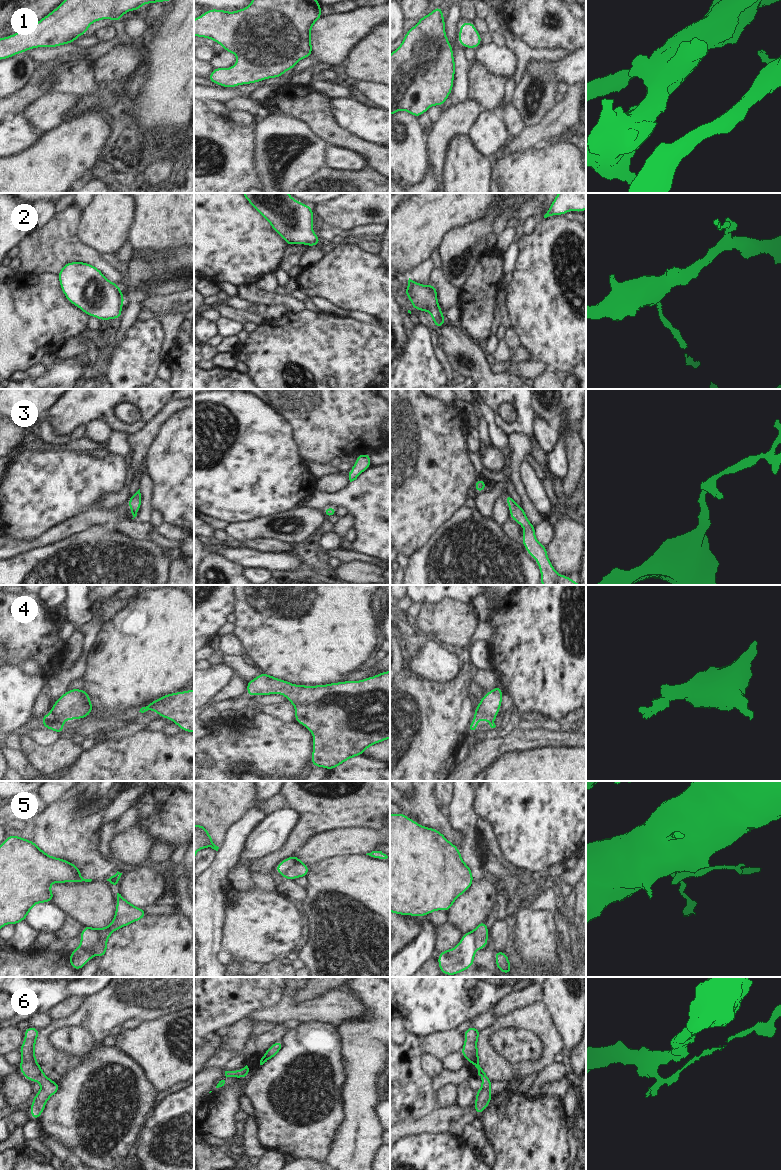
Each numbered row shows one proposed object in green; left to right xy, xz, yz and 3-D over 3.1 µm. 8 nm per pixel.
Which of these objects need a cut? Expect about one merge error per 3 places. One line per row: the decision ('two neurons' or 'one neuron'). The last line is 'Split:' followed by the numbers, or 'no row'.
1: one neuron
2: one neuron
3: one neuron
4: one neuron
5: two neurons
6: one neuron
Split: 5

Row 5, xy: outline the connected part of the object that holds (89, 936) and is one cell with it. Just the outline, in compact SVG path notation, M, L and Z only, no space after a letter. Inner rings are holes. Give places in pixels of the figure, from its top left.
M84 926L80 934L80 939L84 947L91 947L93 949L92 957L99 955L101 959L104 958L107 952L107 941L104 943L100 941L100 935L97 929Z

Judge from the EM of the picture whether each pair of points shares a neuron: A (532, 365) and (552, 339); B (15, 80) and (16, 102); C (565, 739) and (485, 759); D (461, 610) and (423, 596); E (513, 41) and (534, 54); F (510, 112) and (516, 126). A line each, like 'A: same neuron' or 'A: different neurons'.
A: different neurons
B: different neurons
C: same neuron
D: different neurons
E: same neuron
F: same neuron

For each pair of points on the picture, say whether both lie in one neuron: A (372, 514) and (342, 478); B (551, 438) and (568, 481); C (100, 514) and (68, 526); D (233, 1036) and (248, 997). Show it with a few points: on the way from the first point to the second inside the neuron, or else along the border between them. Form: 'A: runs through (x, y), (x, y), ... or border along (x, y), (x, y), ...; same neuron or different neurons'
A: border along (343, 489), (337, 492), (320, 491); different neurons
B: border along (556, 428), (559, 438); different neurons
C: runs through (92, 517), (76, 524); same neuron
D: border along (248, 1016), (245, 1016), (224, 1030); different neurons

